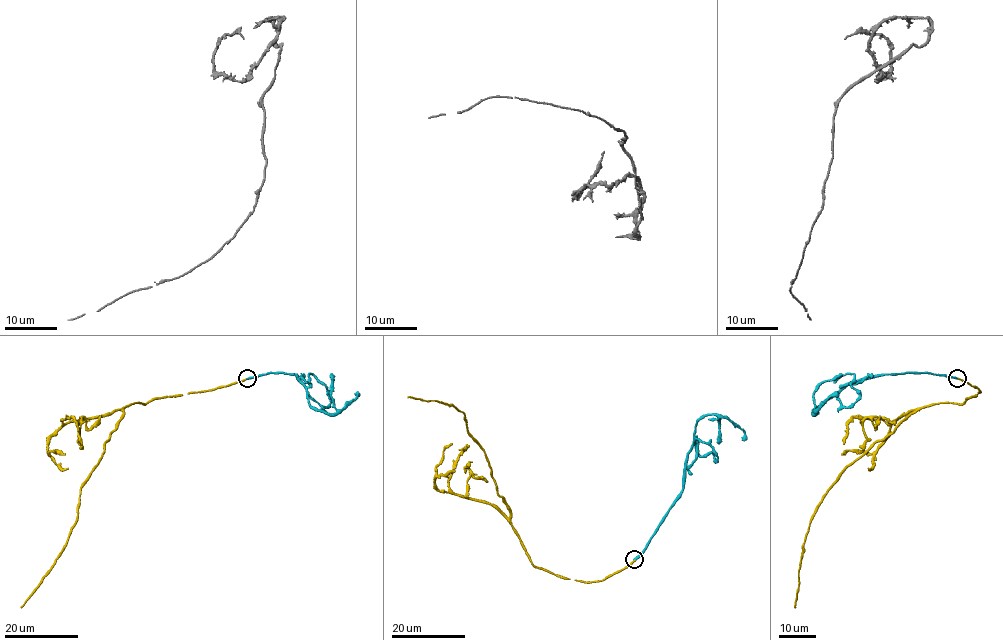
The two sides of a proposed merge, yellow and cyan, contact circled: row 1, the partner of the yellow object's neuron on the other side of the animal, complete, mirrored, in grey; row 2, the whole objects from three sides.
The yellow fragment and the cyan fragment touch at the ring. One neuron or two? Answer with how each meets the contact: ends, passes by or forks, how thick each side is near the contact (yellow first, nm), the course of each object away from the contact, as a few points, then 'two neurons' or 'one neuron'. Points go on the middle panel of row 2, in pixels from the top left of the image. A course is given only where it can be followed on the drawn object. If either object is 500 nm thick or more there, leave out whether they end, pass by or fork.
yellow ends | cyan ends | 240/300 nm | yellow via (634, 560), (590, 582), (536, 567), (464, 414), (408, 396) | cyan via (634, 559), (681, 491), (695, 424), (708, 414), (724, 416), (718, 415), (718, 443) | two neurons

